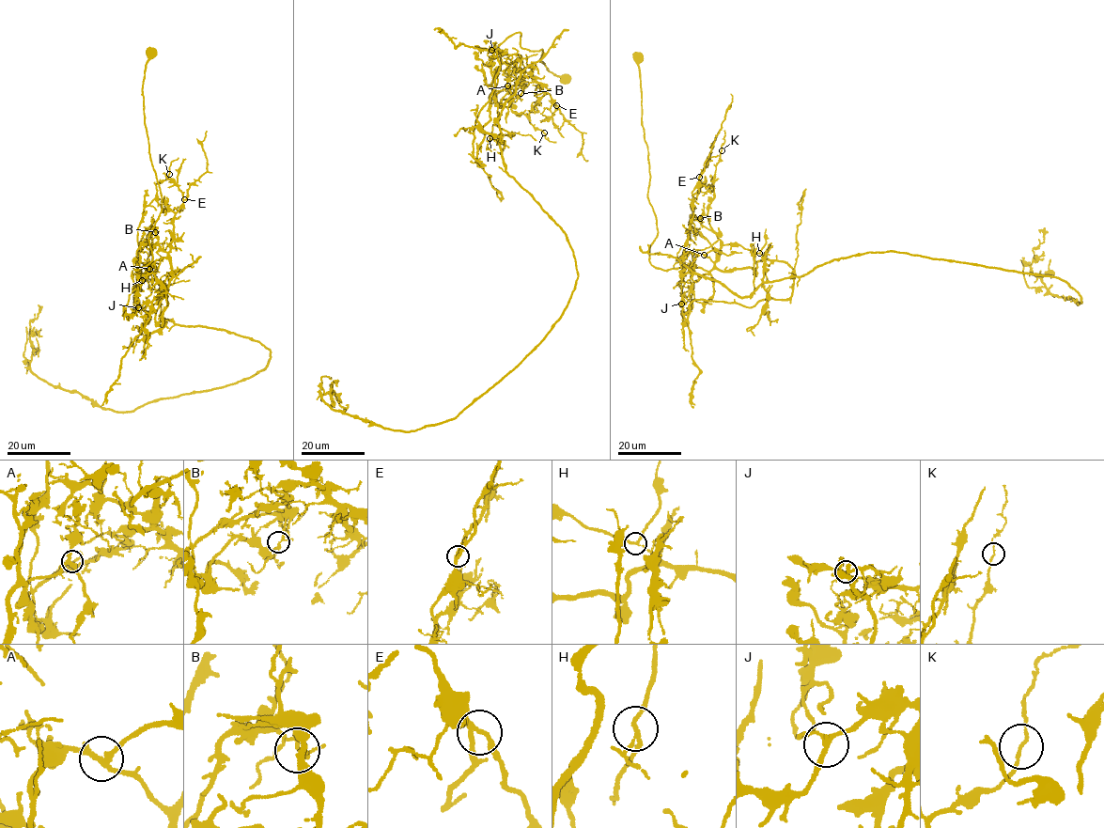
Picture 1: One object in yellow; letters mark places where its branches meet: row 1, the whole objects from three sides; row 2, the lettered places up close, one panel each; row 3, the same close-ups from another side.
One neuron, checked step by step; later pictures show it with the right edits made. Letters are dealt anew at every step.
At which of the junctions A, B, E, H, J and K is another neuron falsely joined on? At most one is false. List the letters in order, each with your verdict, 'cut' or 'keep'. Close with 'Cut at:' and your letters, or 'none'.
A: keep
B: cut
E: keep
H: keep
J: keep
K: keep
Cut at: B

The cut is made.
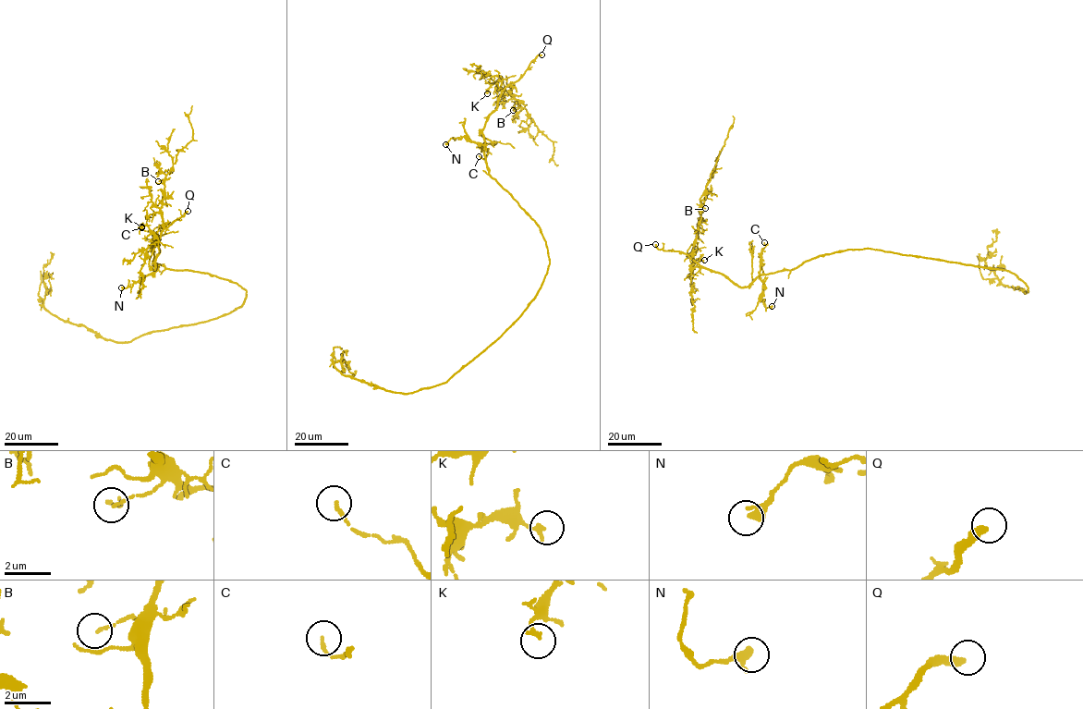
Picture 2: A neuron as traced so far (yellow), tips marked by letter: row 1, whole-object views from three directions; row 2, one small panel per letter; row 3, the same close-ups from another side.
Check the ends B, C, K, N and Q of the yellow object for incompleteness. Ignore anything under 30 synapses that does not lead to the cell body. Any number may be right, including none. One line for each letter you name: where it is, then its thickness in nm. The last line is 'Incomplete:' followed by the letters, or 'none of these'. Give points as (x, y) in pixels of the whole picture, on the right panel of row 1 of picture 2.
Q: place (655, 244); calibre 320 nm
Incomplete: Q

